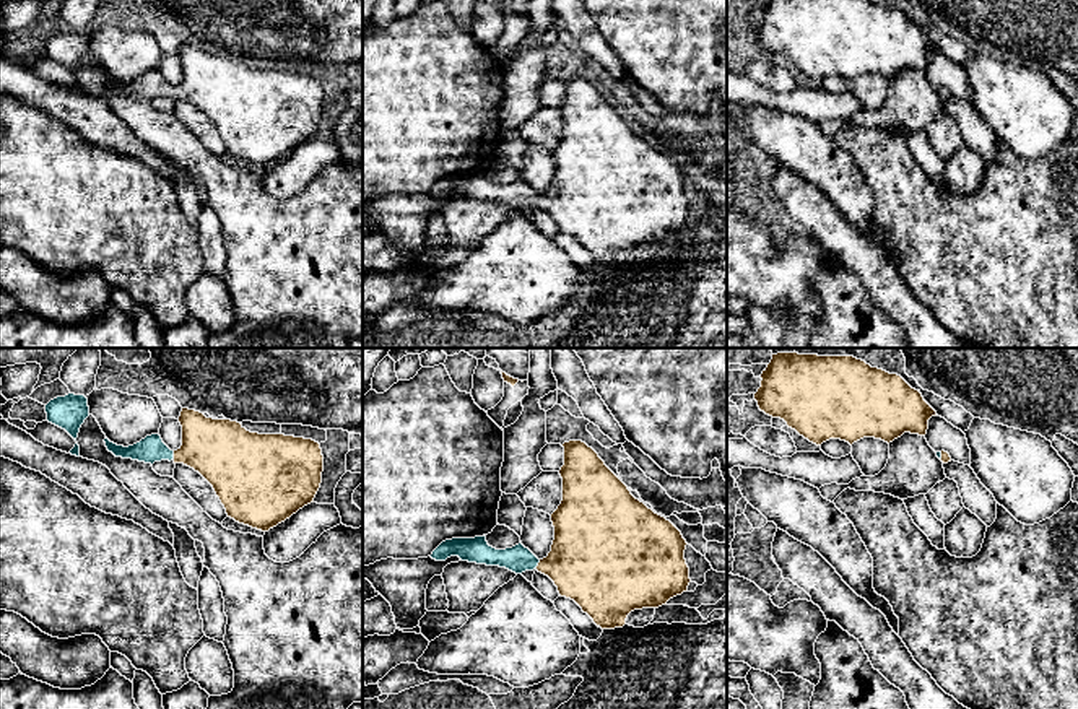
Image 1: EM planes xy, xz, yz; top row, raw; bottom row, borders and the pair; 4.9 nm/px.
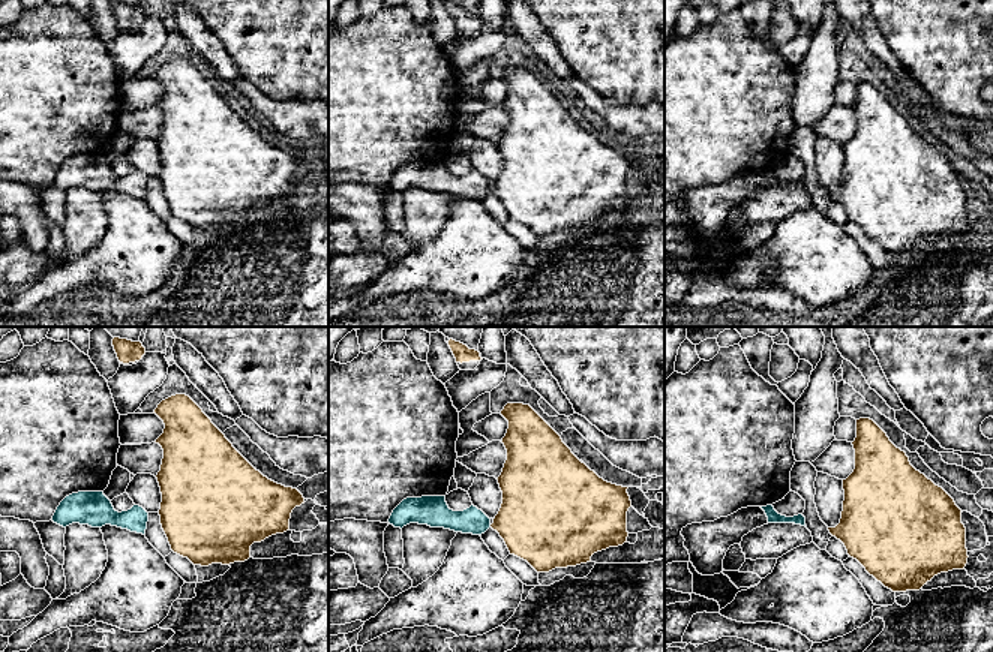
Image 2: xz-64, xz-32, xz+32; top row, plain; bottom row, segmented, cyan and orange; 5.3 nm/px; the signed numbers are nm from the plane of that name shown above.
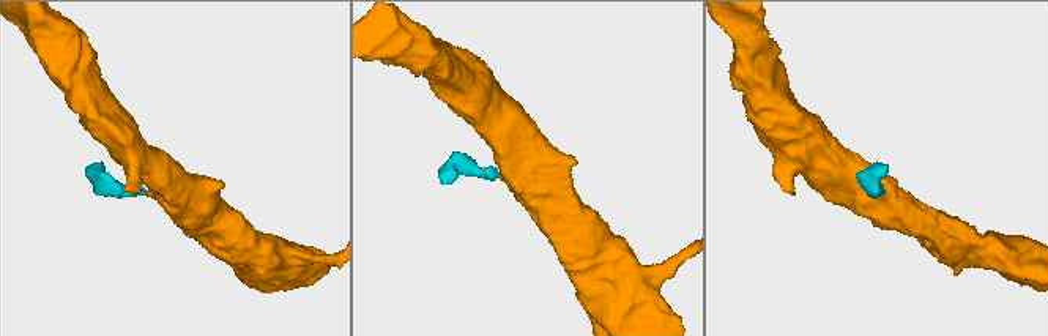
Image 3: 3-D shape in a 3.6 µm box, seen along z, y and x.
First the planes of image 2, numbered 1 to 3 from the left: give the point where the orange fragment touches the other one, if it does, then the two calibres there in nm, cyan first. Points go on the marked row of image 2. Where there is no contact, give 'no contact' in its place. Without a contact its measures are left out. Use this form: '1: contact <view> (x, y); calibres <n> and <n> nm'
1: no contact
2: no contact
3: no contact

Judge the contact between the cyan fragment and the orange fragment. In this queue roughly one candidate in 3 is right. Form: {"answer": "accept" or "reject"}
{"answer": "accept"}

